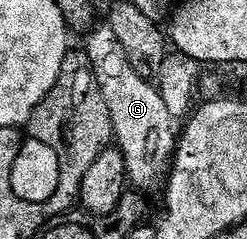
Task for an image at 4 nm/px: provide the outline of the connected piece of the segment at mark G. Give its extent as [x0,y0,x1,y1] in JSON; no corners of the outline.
[85,22,177,190]

